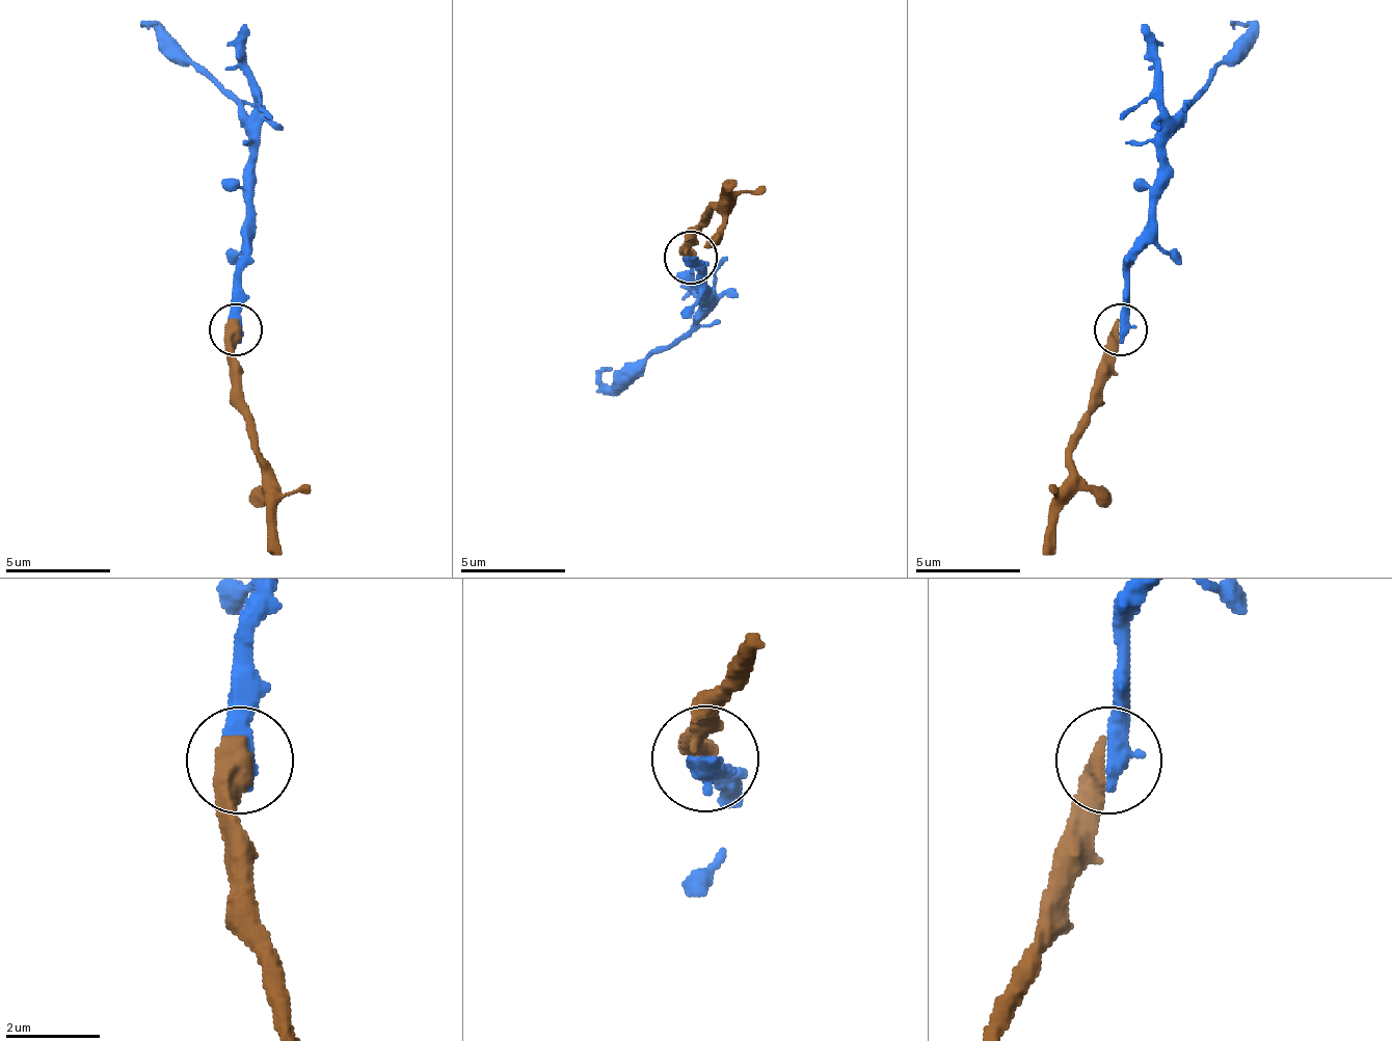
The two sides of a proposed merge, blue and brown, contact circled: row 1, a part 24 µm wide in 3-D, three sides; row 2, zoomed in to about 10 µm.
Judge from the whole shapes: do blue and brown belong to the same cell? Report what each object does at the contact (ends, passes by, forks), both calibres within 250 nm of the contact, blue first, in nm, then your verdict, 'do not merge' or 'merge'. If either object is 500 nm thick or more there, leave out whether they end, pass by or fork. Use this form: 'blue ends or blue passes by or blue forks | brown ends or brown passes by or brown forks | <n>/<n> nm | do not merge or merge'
550/550 nm | merge

